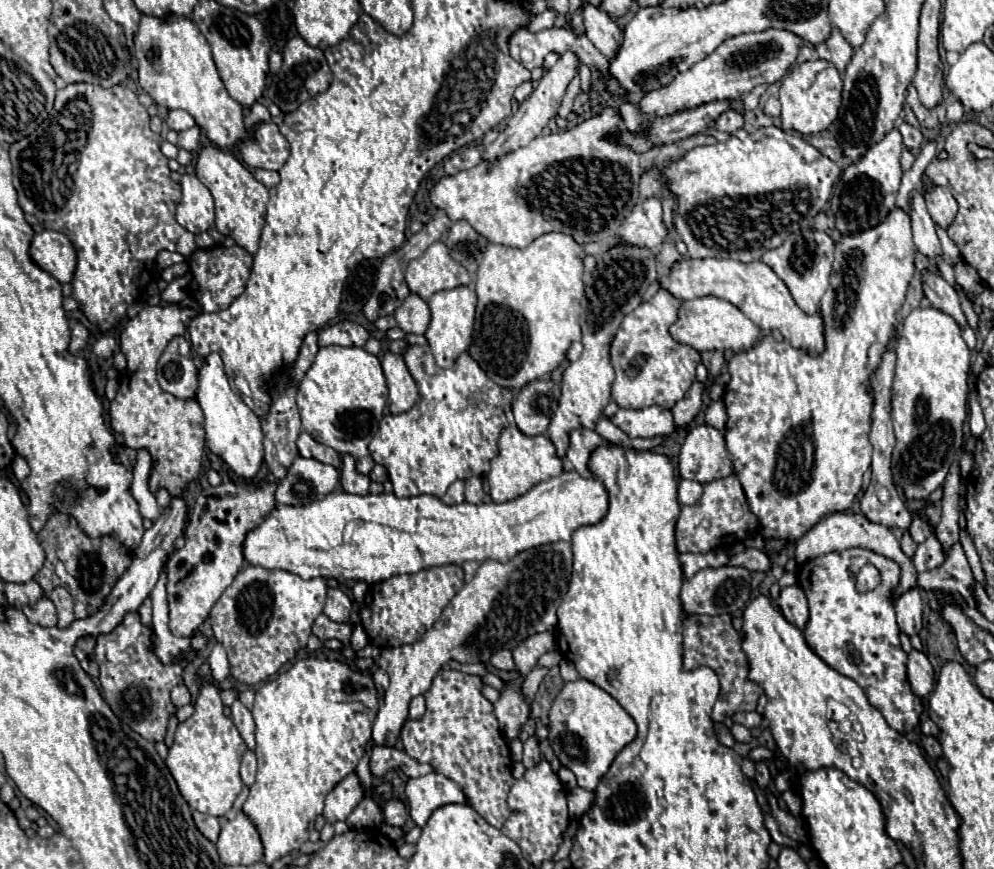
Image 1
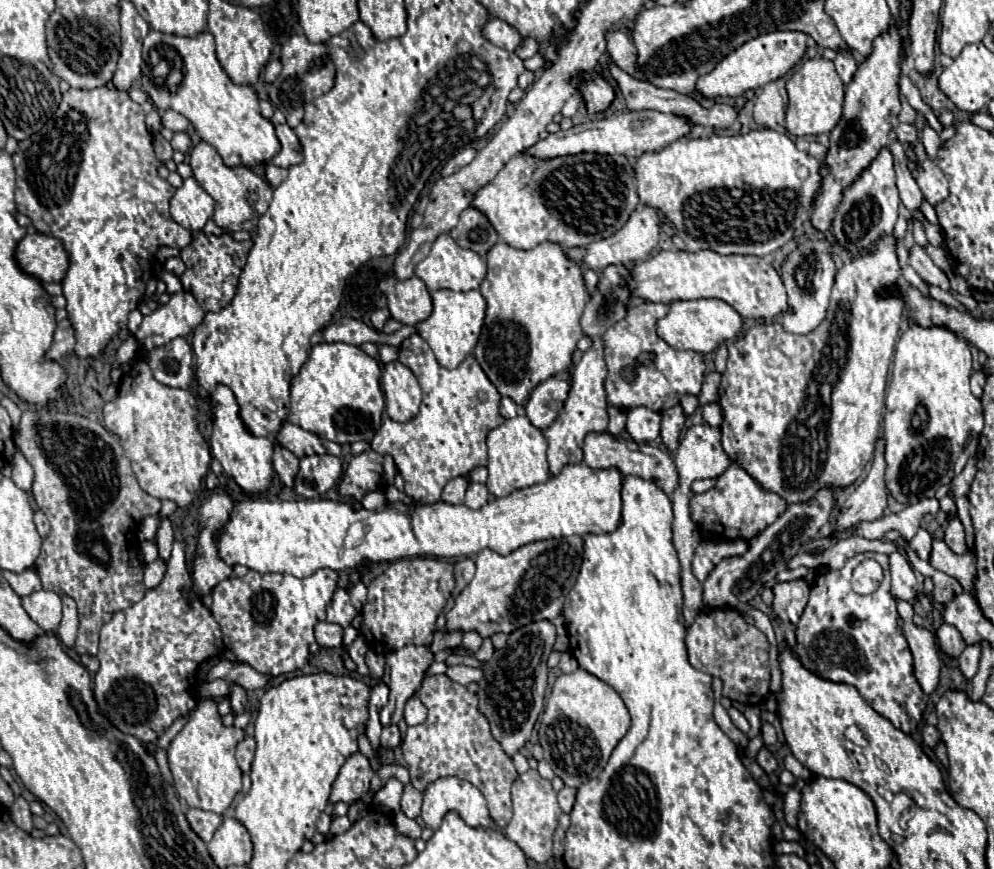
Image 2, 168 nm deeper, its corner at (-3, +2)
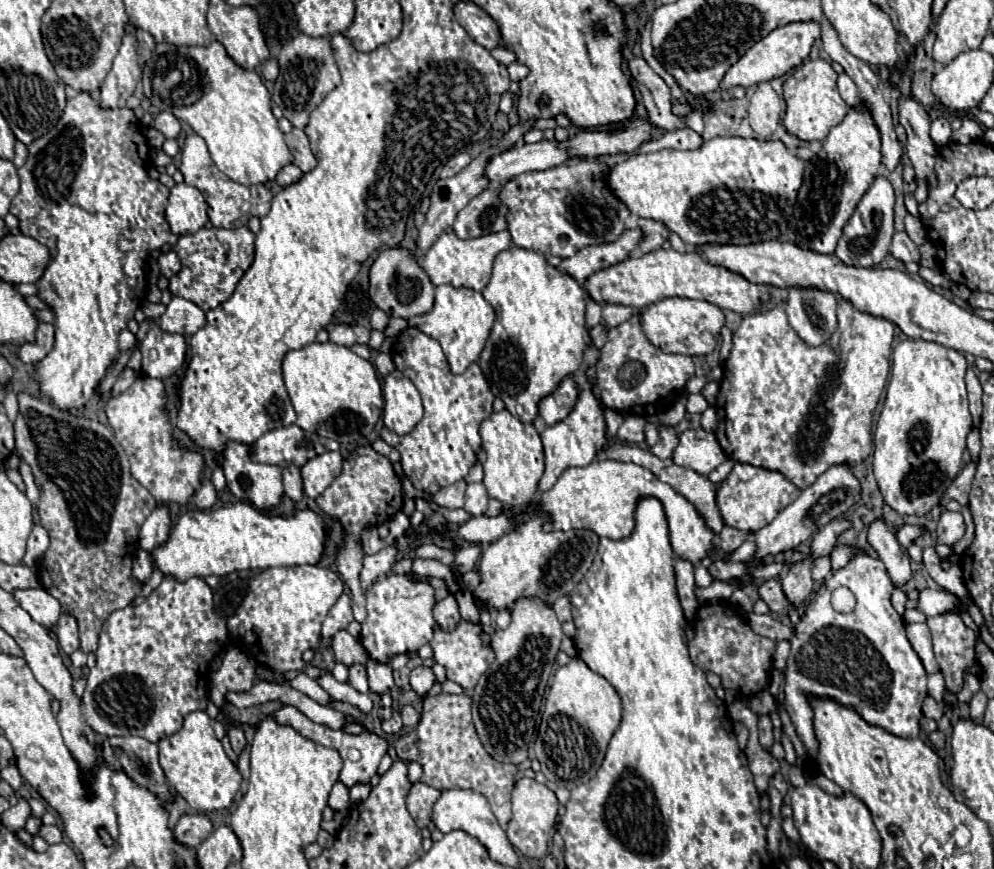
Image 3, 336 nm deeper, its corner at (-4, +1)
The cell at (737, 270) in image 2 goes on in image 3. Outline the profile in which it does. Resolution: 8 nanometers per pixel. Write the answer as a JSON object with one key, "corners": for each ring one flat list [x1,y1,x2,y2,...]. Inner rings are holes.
{"corners":[[657,249,645,253,643,257,629,257,619,265,611,265,591,275,585,283,589,295,599,303,619,303,643,309,667,297,687,297,687,299,703,299,715,303,721,309,729,309,741,315,753,313,771,299,769,291,761,283,751,283,739,273,733,273,721,265,707,263,699,251,691,249,687,253,679,253,675,249]]}

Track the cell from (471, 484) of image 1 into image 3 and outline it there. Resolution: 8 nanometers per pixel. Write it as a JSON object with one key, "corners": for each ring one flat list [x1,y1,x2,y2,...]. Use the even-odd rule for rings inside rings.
{"corners":[[471,483,467,485,467,497,465,497,465,511,469,515,485,515,487,513,487,489,483,483]]}

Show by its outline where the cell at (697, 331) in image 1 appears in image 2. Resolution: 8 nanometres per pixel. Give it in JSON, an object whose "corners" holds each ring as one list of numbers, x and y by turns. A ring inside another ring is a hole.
{"corners":[[676,300,670,304,670,312,658,320,658,336,676,350,694,350,708,354,718,348,722,342,732,340,742,330,742,316,722,300]]}

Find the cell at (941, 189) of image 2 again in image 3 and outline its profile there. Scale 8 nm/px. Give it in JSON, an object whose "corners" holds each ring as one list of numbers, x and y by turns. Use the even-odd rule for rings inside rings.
{"corners":[[911,97,899,99,899,123,907,131,907,155,915,167,917,179,925,179,927,185,937,187,935,177,935,157,937,149,929,137,929,115]]}

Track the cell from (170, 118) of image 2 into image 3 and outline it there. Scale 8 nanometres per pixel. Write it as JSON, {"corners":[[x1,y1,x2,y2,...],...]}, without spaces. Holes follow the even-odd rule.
{"corners":[[161,111,161,113,153,119,153,127,159,129,167,139,177,137,179,131,181,131,179,119,177,119,173,113,167,113,167,111]]}

